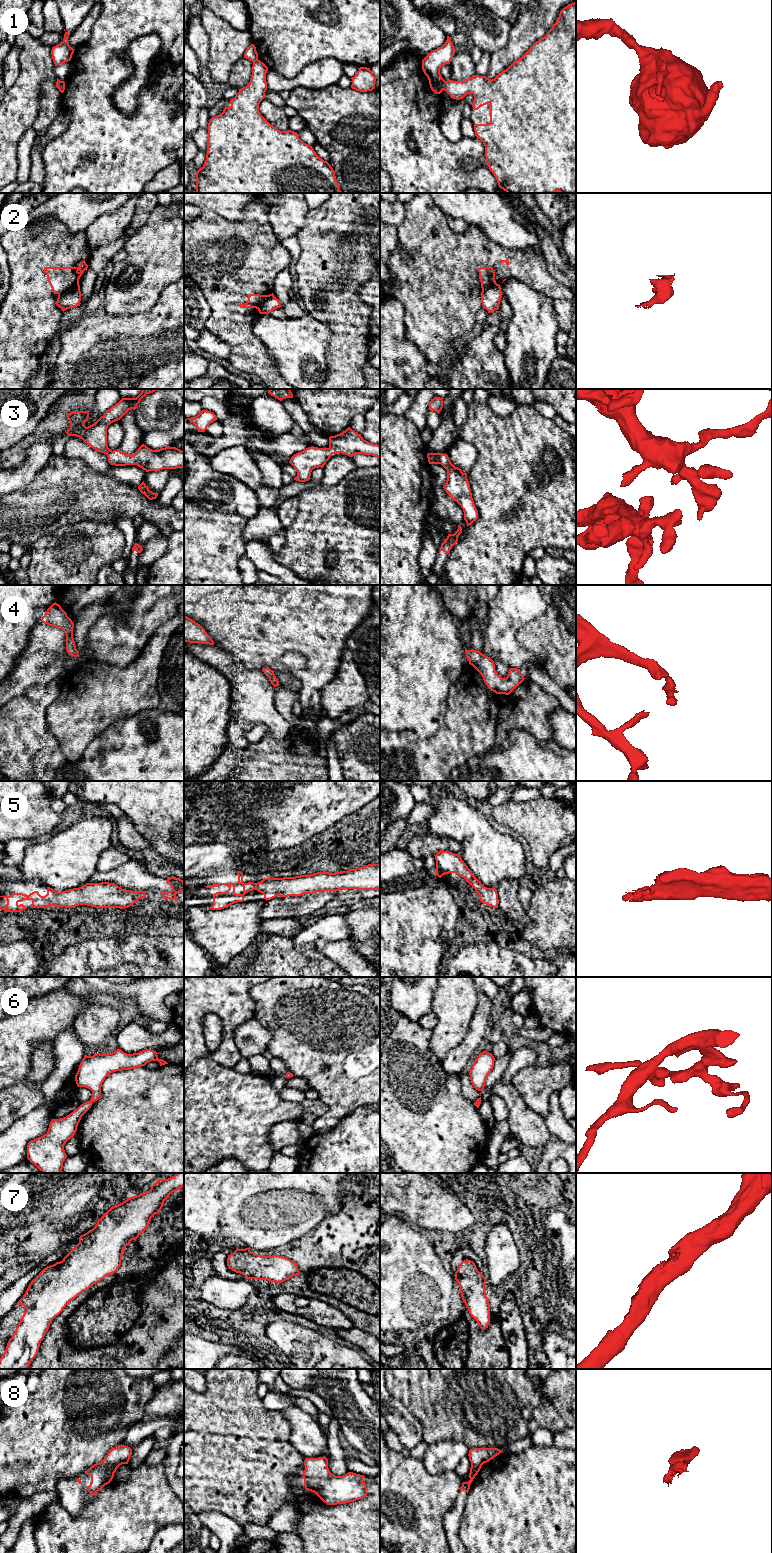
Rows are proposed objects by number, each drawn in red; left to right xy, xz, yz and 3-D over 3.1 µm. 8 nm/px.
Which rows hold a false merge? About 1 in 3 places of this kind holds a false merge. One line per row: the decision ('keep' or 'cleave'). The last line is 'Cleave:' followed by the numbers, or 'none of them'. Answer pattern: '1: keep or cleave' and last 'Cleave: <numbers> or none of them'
1: cleave
2: cleave
3: keep
4: keep
5: keep
6: keep
7: keep
8: keep
Cleave: 1, 2

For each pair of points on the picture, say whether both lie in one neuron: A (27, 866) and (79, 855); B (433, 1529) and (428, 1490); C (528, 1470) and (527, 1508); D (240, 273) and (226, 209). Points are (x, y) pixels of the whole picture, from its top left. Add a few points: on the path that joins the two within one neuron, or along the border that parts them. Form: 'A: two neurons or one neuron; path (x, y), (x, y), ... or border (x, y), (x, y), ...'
A: one neuron; path (40, 862), (66, 861)
B: one neuron; path (428, 1519), (428, 1500)
C: one neuron; path (528, 1479), (528, 1499)
D: two neurons; border (246, 205), (239, 221), (227, 221), (208, 210)

